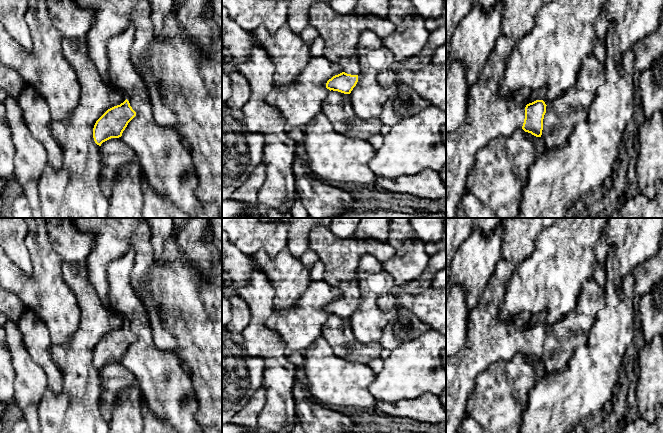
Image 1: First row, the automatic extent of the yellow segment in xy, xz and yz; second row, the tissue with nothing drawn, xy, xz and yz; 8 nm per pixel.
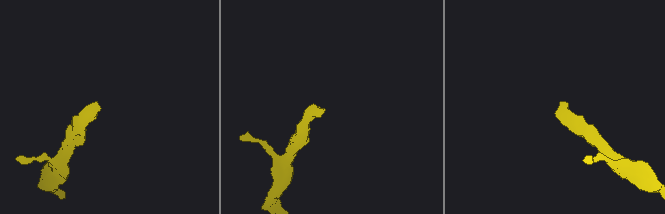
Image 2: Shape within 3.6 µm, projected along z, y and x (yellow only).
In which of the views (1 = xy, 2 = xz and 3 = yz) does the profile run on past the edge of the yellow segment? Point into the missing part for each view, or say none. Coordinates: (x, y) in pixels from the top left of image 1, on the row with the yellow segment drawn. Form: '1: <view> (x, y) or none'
1: none
2: xz (340, 33)
3: yz (489, 116)

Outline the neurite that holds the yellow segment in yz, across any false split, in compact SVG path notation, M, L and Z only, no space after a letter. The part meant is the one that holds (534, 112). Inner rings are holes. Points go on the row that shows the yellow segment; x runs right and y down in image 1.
M504 0L502 28L478 81L468 91L467 115L464 123L446 134L446 218L456 218L457 204L467 191L467 179L475 165L477 153L499 136L509 136L516 129L523 129L541 137L546 104L536 100L525 104L526 91L520 90L509 98L499 95L501 81L508 61L519 40L532 31L541 7L553 0Z

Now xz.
M318 1L311 6L309 12L309 24L318 32L319 37L324 41L323 56L331 62L337 64L342 73L333 76L326 83L326 88L330 91L338 91L350 94L358 82L360 72L356 44L364 31L372 31L379 38L384 39L393 34L396 27L388 18L380 18L373 15L347 15L338 14L329 2Z

